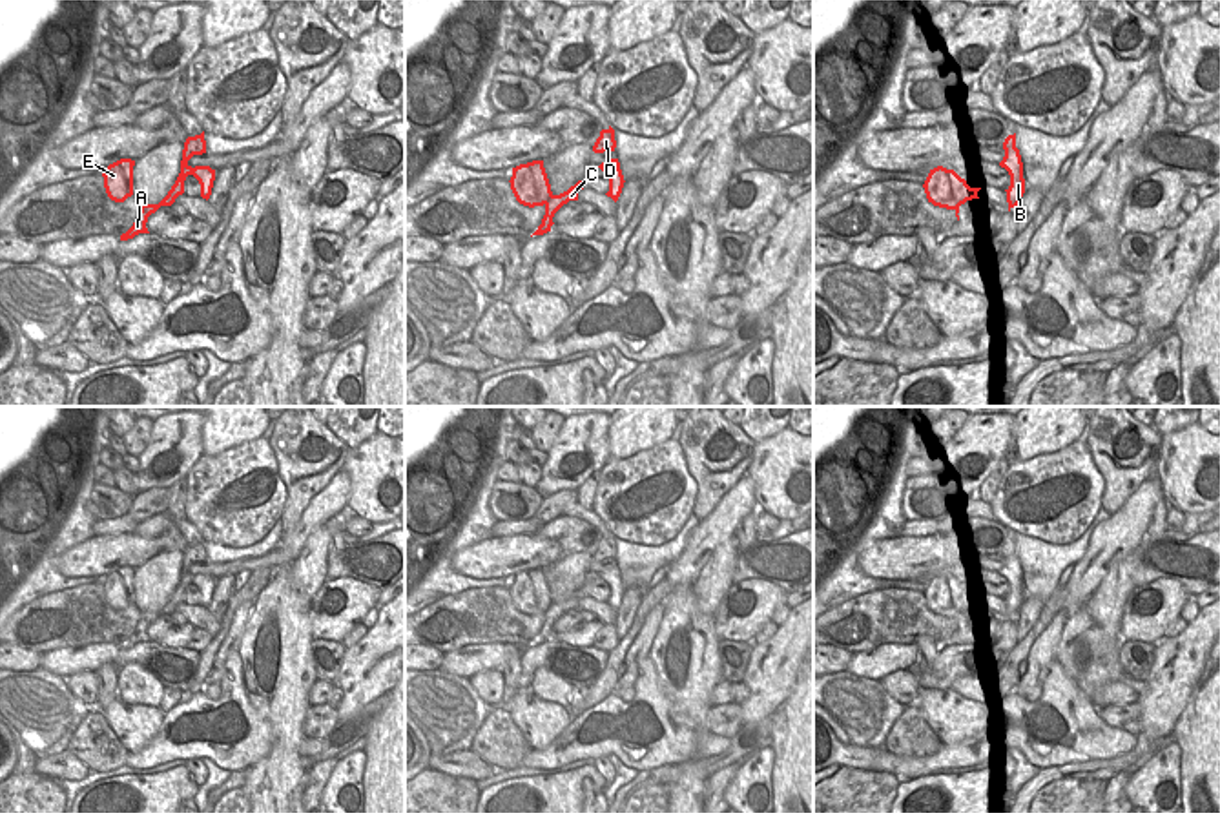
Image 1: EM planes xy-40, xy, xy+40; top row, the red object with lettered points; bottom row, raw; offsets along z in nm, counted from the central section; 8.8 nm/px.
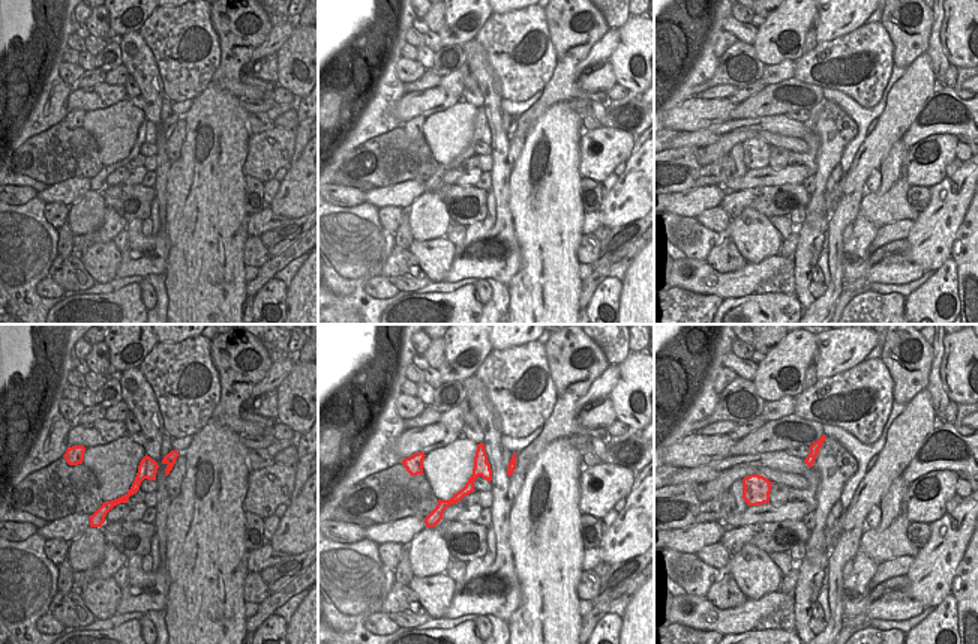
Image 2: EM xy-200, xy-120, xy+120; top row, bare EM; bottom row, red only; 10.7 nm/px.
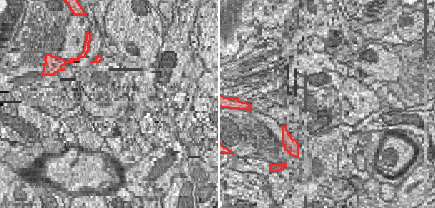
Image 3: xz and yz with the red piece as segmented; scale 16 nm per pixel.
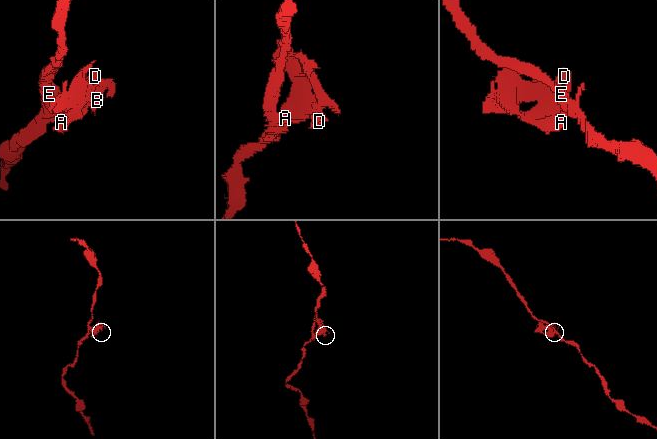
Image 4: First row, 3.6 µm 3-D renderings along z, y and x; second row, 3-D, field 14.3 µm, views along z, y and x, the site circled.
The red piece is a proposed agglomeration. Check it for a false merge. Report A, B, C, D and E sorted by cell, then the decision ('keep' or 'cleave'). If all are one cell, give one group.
A B C D / E | cleave

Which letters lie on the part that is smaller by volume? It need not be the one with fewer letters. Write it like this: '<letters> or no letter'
A, B, C, D

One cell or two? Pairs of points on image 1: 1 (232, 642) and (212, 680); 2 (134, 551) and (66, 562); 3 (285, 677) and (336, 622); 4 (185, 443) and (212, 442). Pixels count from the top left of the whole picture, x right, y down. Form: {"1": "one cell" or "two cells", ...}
{"1": "one cell", "2": "one cell", "3": "two cells", "4": "two cells"}

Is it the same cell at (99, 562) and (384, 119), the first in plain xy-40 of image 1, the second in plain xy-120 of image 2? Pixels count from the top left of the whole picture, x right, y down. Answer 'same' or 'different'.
different

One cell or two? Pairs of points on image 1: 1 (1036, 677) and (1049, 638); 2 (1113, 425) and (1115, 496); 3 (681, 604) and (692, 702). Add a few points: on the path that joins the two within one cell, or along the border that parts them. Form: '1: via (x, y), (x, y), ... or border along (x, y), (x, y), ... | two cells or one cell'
1: via (1038, 668), (1045, 648) | one cell
2: via (1118, 443), (1120, 478) | one cell
3: via (703, 627), (706, 638), (693, 651), (692, 679) | one cell

